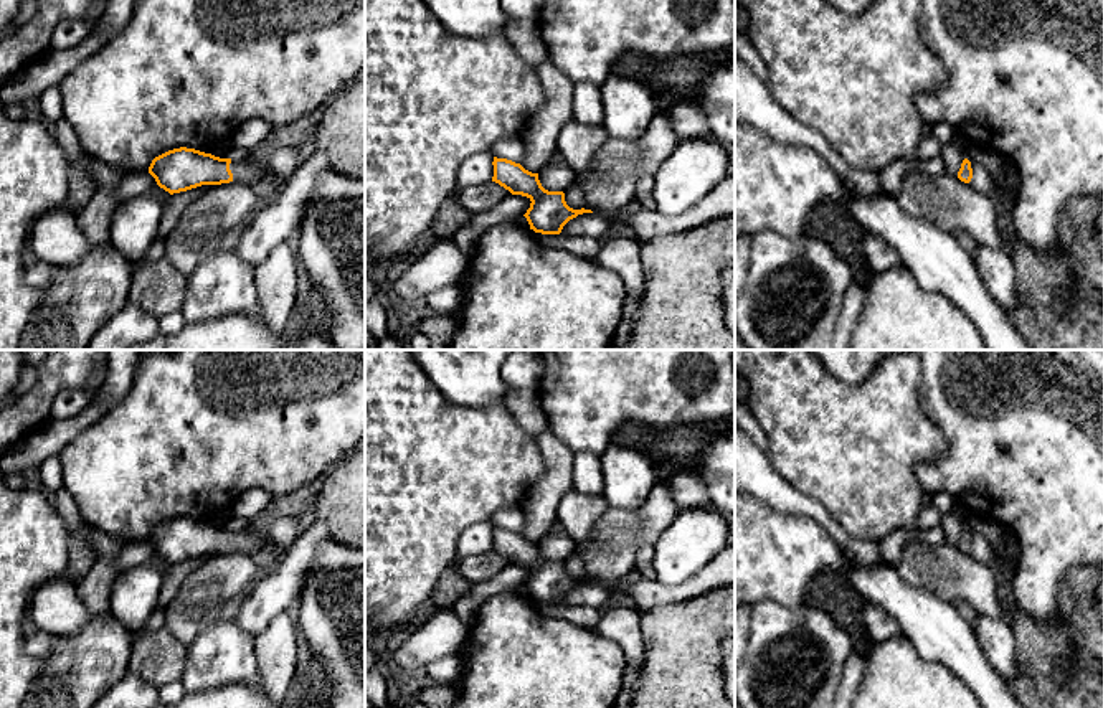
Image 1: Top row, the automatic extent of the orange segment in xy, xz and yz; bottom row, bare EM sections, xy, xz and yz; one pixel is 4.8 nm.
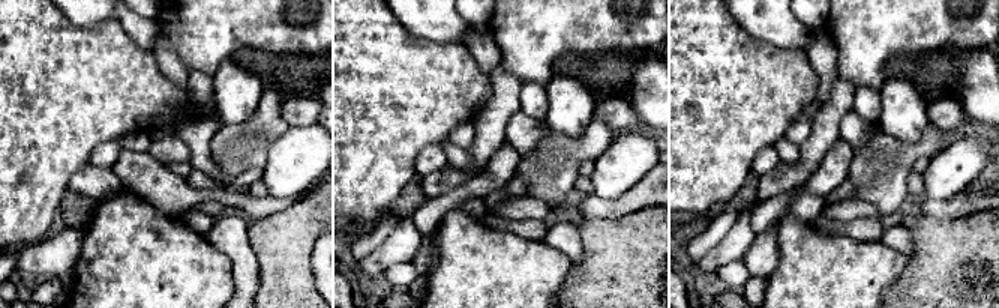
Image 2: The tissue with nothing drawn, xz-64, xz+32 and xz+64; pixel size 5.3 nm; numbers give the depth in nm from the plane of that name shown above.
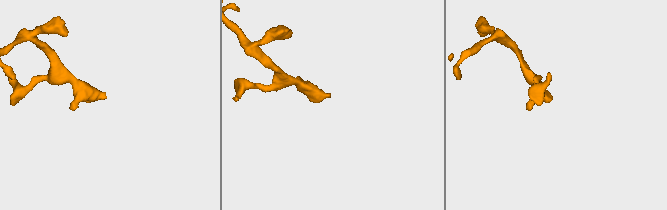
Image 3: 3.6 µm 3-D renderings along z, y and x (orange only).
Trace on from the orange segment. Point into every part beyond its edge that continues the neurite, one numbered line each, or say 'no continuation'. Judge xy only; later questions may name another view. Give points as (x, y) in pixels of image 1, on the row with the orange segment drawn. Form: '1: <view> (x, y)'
1: xy (243, 170)

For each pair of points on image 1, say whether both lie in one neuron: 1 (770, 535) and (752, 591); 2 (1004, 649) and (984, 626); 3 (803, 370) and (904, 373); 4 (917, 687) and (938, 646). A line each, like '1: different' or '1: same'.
1: same
2: same
3: same
4: different

